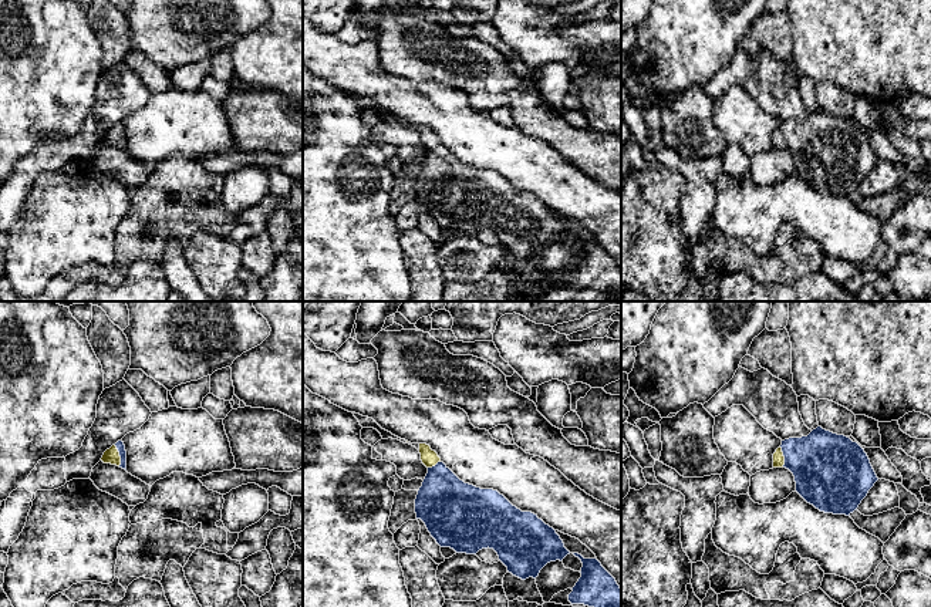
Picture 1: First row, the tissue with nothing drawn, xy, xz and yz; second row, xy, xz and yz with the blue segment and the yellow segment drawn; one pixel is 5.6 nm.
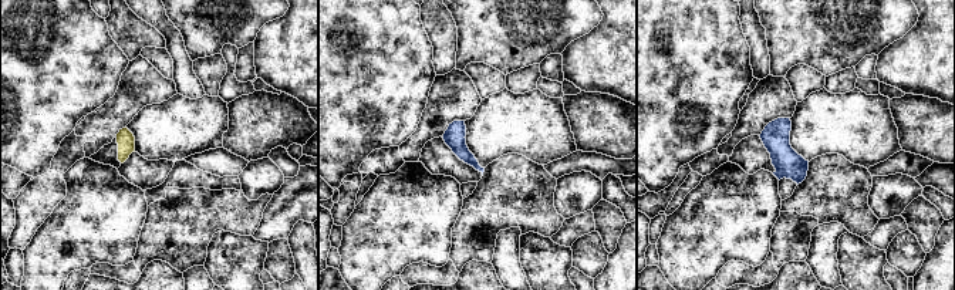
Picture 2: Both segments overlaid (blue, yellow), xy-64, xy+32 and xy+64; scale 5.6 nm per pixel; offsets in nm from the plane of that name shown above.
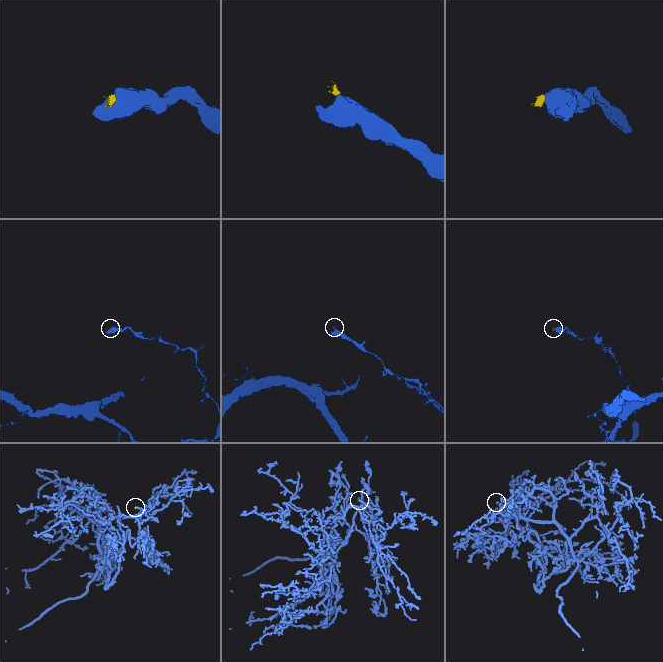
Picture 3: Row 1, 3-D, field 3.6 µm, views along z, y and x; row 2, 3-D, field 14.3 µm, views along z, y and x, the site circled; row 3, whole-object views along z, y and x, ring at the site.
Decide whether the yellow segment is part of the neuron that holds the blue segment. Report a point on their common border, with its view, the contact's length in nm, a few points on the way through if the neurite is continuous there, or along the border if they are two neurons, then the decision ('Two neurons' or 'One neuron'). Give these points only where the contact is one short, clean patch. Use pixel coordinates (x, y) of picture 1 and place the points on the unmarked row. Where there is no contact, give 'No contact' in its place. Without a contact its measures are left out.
Touches blue at xy (120, 137). Shared border 120 nm. Path across: xy (120, 127), (120, 137), (111, 137). One neuron

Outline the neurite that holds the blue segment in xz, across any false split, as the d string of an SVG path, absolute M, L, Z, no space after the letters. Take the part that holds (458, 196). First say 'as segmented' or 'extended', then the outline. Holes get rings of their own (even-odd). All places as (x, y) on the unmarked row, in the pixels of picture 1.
extended | M353 94L362 109L377 111L382 121L415 128L428 155L415 181L421 200L441 229L476 236L493 230L513 257L536 260L550 243L570 233L553 209L537 196L522 193L493 171L461 162L426 125L411 125L382 111L372 100Z

